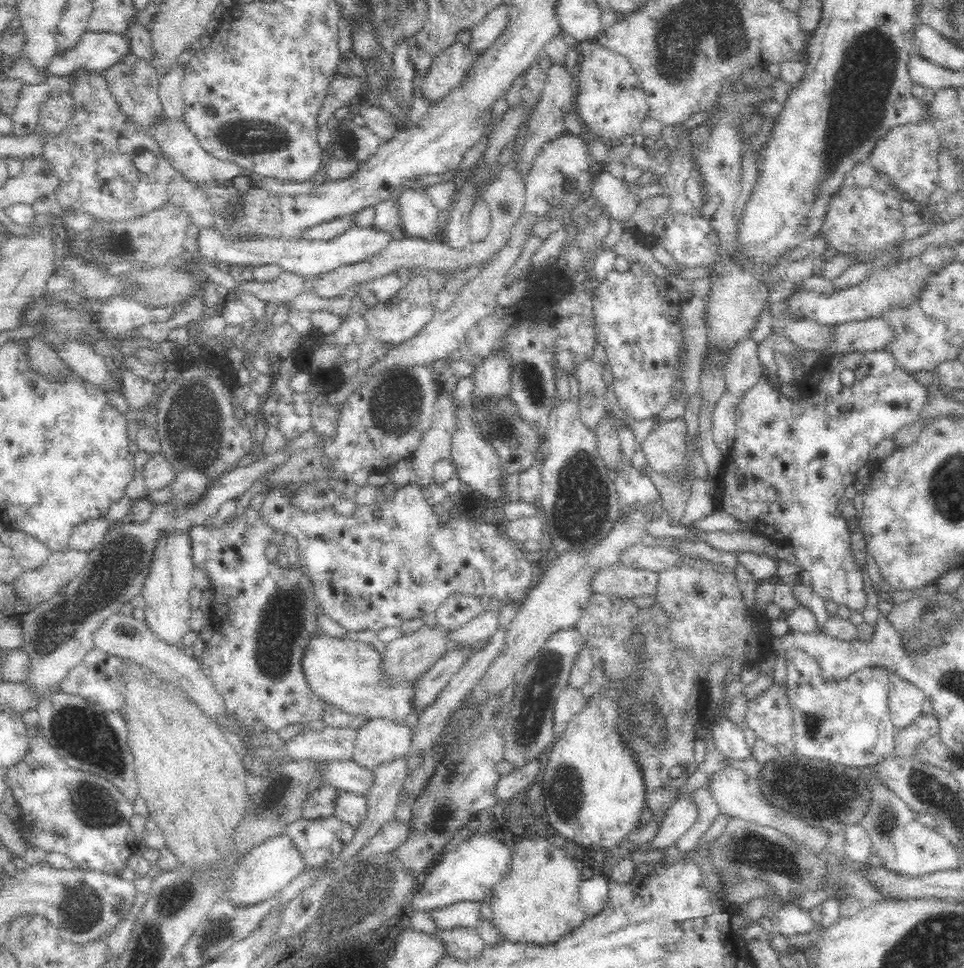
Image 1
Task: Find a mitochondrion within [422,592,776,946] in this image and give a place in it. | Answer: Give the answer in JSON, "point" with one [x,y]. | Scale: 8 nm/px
{"point":[649,731]}

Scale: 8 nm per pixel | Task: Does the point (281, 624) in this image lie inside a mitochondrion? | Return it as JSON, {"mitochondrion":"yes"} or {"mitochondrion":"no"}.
{"mitochondrion":"yes"}

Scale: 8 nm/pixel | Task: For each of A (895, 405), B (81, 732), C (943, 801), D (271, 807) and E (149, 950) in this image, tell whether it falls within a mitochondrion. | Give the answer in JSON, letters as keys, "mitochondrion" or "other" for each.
{"A":"other","B":"mitochondrion","C":"mitochondrion","D":"mitochondrion","E":"mitochondrion"}

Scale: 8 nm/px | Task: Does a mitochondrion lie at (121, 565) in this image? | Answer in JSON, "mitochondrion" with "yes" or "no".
{"mitochondrion":"yes"}

